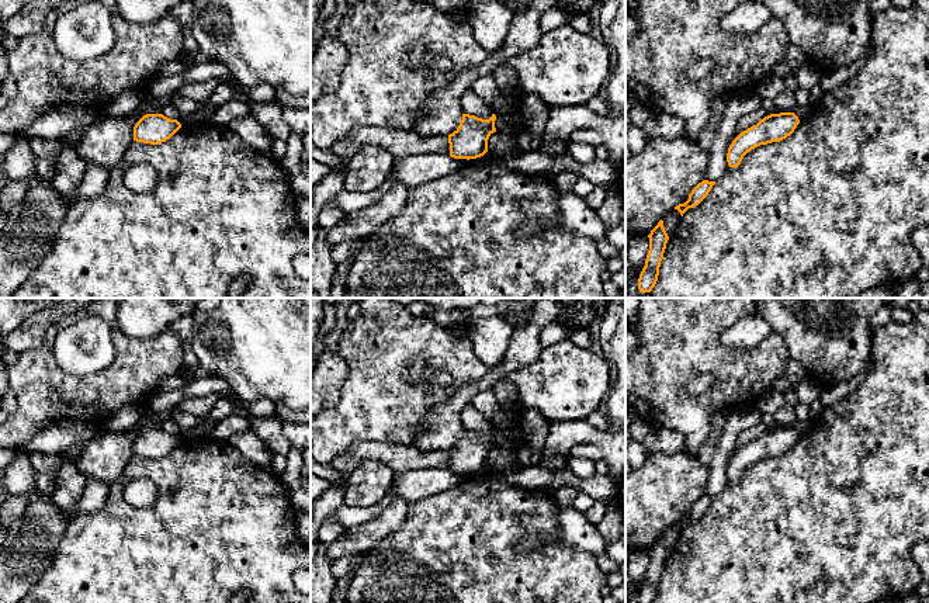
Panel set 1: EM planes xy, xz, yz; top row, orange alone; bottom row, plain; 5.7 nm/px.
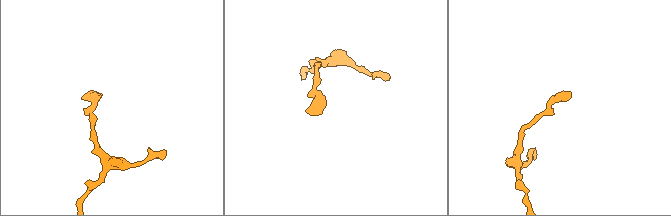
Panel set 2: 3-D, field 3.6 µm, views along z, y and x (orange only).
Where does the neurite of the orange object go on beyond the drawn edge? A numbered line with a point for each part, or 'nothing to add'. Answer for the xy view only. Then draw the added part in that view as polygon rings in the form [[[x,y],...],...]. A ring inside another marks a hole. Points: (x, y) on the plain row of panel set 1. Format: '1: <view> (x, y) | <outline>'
nothing to add

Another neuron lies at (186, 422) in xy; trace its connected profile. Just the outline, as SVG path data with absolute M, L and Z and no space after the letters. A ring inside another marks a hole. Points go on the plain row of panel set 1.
M174 410L171 419L177 423L181 432L188 432L204 422L204 417L195 417L183 410Z

